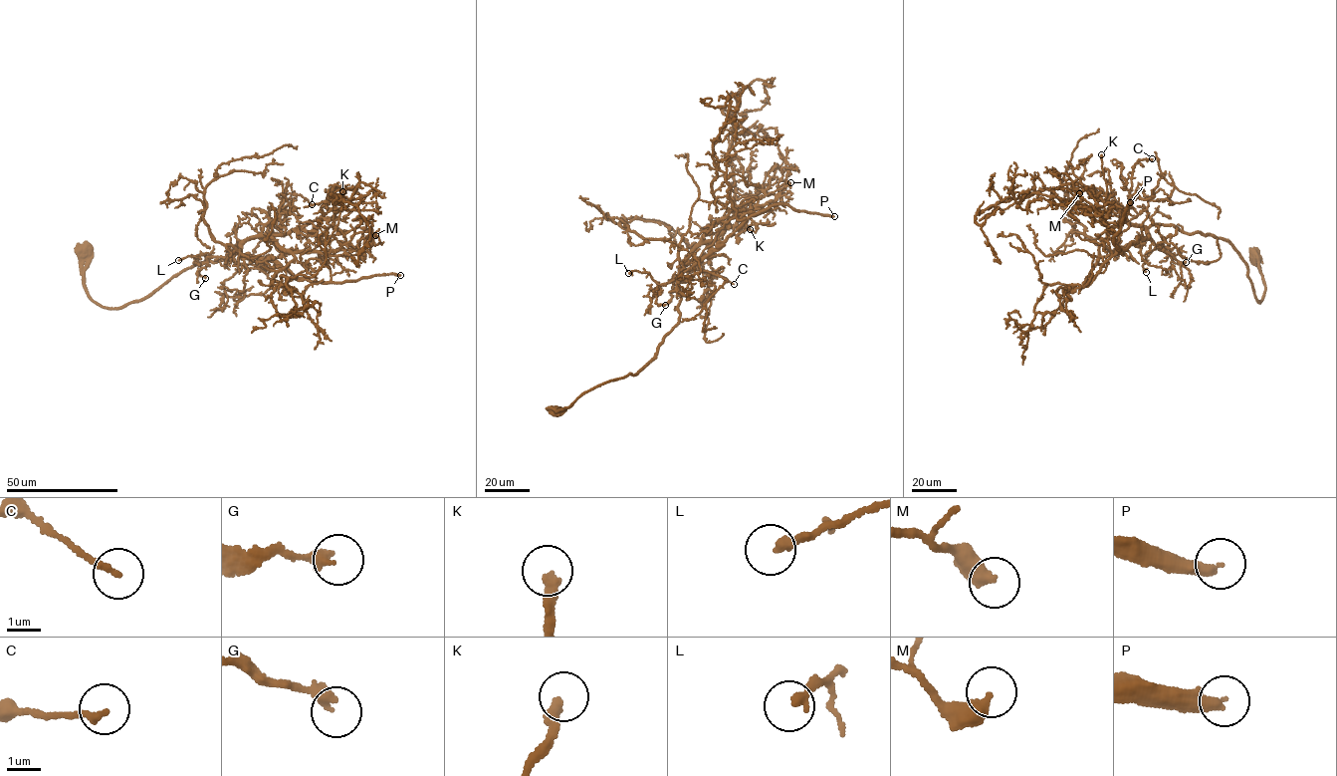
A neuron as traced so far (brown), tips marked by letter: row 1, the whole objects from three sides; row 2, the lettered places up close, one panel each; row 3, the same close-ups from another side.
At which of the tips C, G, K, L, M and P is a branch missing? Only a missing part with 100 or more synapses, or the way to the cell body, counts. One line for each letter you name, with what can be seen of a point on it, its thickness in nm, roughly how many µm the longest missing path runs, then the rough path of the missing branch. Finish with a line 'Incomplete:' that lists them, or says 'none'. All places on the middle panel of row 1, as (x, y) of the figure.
P: place (834, 216); calibre 340 nm; missing 200 µm
Incomplete: P

